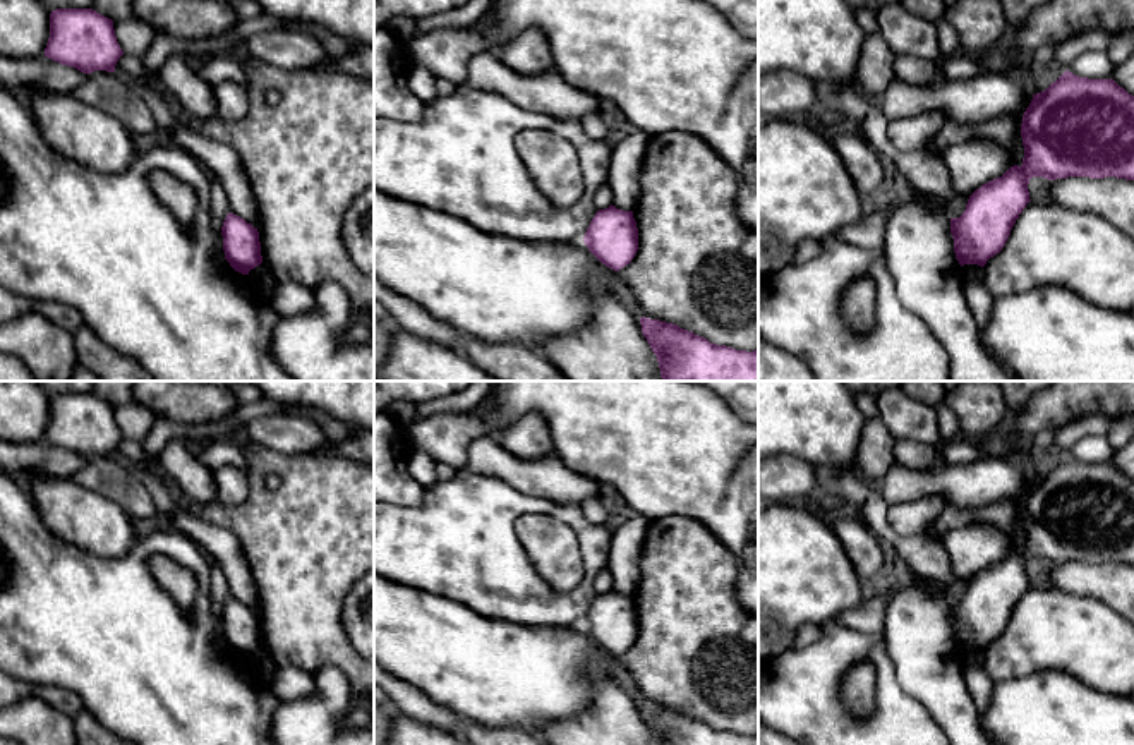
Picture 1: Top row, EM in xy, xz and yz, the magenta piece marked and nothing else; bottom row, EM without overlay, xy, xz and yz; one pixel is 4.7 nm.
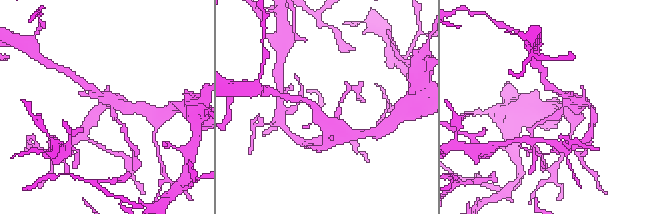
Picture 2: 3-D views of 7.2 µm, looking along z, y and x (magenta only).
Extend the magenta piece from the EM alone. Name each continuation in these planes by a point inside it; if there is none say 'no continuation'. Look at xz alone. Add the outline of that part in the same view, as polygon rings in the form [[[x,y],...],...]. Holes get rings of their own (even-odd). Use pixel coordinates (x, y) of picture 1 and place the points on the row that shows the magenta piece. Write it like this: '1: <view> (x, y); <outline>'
no continuation

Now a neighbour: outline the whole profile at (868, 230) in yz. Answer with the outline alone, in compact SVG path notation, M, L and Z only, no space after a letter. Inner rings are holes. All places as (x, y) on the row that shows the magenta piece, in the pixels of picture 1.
M896 203L877 209L868 206L858 221L846 225L837 232L837 237L851 245L868 251L884 249L885 223L892 215Z

